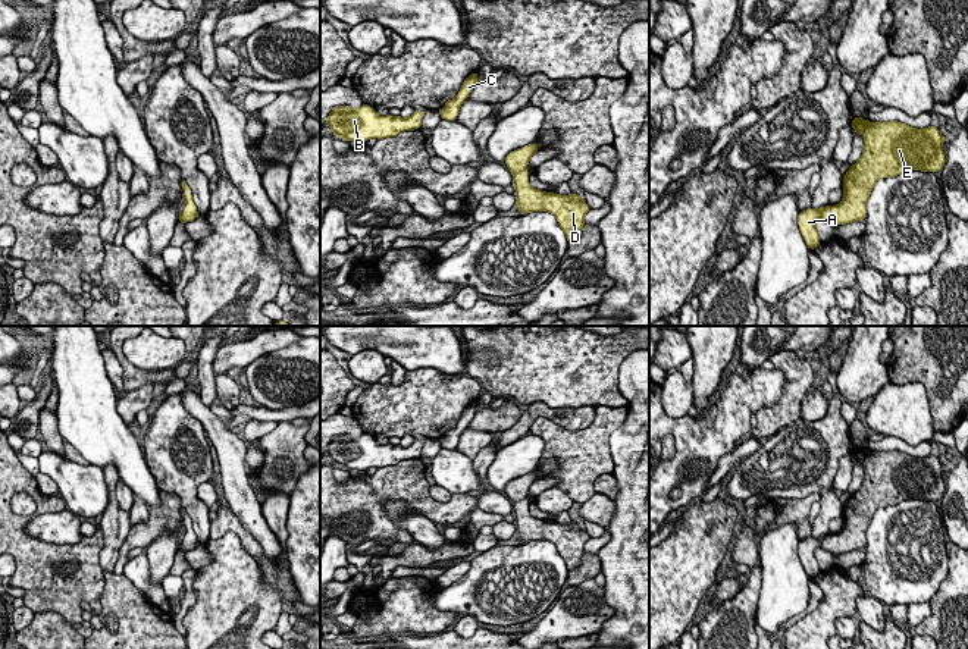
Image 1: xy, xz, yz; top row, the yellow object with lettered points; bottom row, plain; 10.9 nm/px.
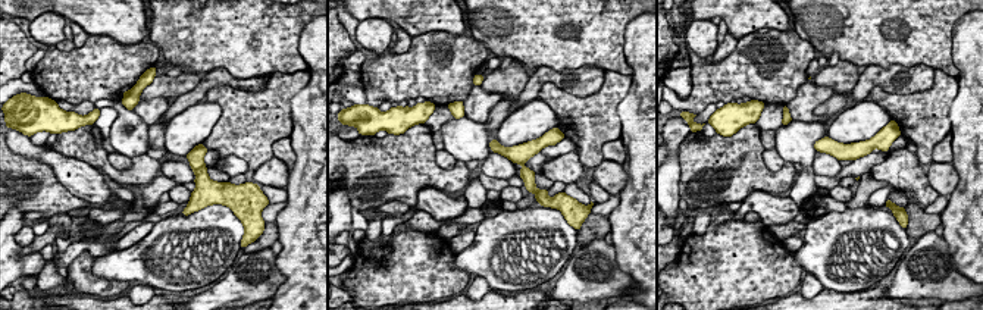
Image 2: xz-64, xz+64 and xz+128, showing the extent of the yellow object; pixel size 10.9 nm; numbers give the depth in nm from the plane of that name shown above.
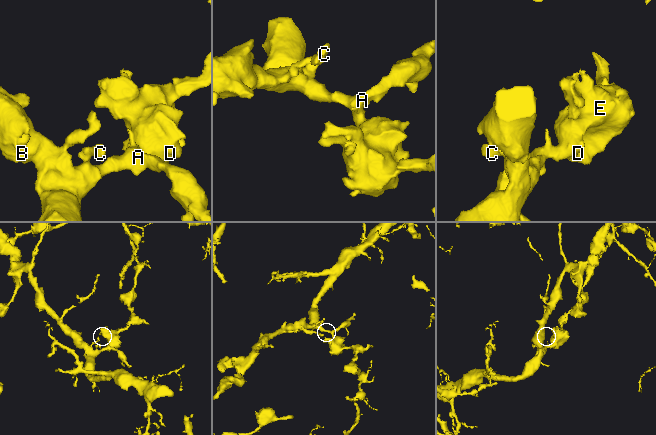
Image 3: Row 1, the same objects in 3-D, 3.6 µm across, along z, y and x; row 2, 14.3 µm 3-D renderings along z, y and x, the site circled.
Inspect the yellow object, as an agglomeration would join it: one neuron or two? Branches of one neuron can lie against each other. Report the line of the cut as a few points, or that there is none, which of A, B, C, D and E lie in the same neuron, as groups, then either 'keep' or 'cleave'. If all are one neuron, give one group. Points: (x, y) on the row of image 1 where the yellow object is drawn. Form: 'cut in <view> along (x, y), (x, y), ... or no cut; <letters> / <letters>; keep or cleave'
cut in xz along (525, 168), (513, 173); A B C / D E; cleave

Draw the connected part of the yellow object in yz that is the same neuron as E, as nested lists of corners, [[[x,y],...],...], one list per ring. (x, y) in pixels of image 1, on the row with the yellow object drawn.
[[[855,117],[850,125],[864,137],[864,151],[843,175],[842,203],[824,207],[821,217],[831,226],[865,219],[867,200],[880,178],[895,178],[909,170],[936,173],[946,162],[946,138],[936,126],[917,129],[897,120],[870,122],[862,117]]]

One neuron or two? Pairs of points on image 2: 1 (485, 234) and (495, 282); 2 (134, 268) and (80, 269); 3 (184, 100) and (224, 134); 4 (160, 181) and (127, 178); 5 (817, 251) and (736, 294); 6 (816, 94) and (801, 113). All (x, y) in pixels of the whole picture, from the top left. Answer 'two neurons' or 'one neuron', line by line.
1: one neuron
2: two neurons
3: two neurons
4: two neurons
5: two neurons
6: one neuron

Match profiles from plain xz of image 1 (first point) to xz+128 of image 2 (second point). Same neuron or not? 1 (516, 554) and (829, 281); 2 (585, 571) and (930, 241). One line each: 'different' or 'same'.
1: same
2: different

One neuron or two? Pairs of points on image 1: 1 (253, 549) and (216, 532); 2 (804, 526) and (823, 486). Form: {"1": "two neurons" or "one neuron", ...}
{"1": "one neuron", "2": "two neurons"}

